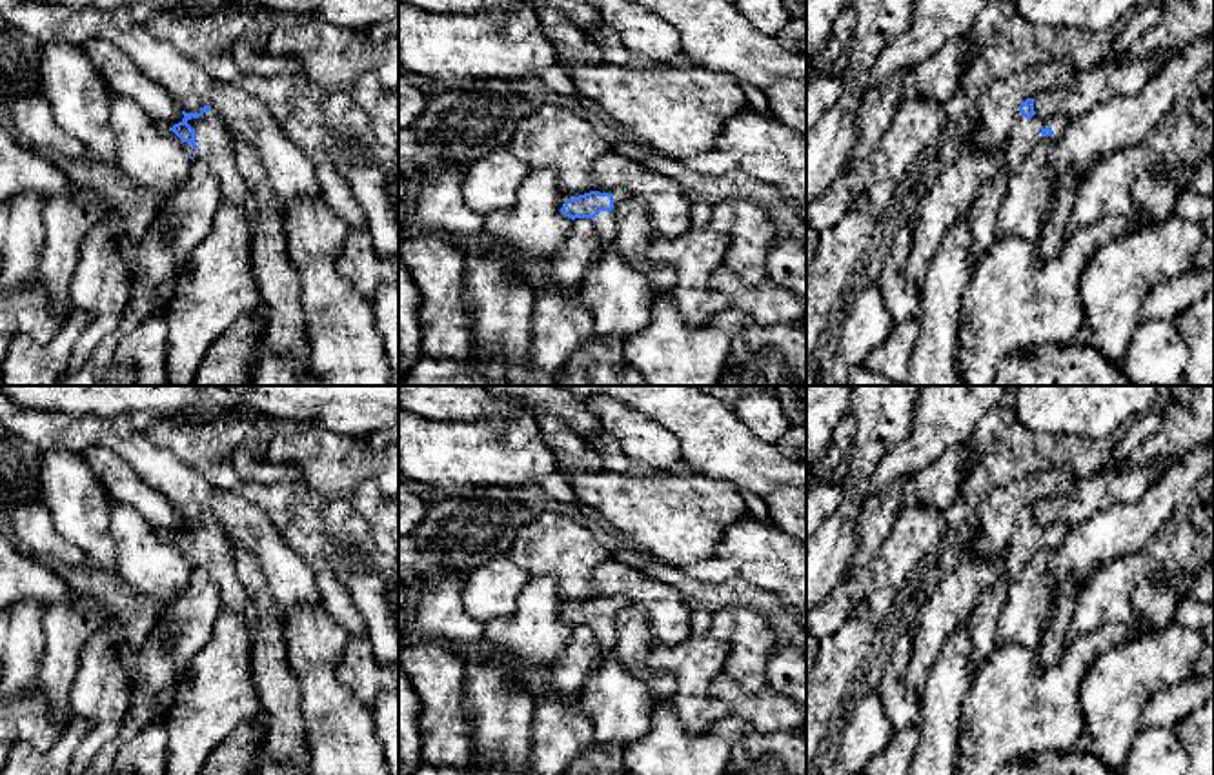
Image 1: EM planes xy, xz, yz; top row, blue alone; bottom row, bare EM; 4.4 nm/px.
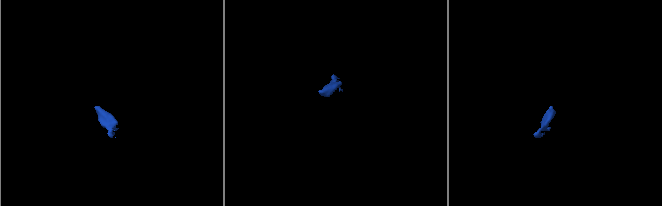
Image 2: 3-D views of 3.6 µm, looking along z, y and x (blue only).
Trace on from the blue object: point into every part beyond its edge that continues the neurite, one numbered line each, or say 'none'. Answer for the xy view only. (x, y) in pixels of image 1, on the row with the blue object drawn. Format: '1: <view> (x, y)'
1: xy (212, 137)

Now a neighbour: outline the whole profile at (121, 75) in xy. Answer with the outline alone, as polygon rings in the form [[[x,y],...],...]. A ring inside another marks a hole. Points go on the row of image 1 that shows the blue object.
[[[93,38],[82,49],[111,93],[135,100],[147,116],[167,129],[182,122],[184,115],[177,100],[146,76],[118,47]]]

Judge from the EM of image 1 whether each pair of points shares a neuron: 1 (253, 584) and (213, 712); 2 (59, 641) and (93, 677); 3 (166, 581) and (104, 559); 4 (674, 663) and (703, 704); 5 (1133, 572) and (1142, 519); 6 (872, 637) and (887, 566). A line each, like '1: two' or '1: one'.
1: two
2: two
3: two
4: one
5: two
6: two

